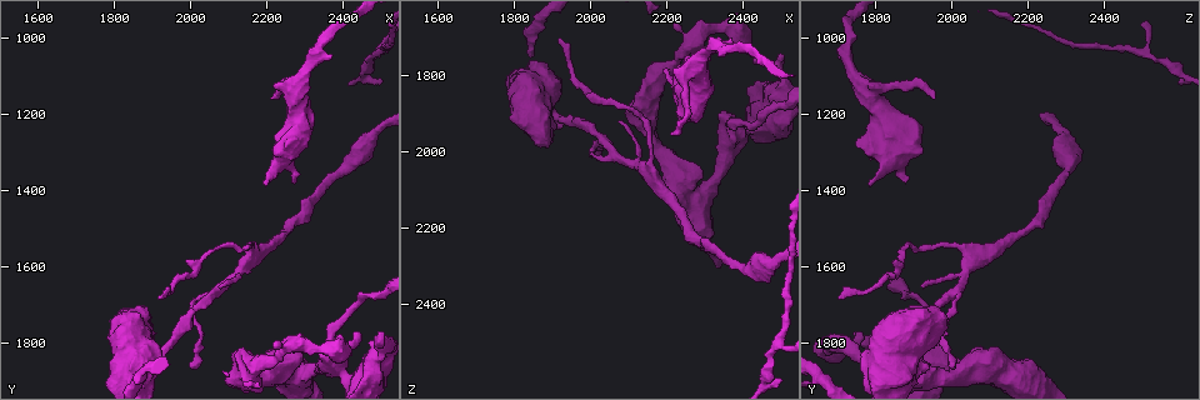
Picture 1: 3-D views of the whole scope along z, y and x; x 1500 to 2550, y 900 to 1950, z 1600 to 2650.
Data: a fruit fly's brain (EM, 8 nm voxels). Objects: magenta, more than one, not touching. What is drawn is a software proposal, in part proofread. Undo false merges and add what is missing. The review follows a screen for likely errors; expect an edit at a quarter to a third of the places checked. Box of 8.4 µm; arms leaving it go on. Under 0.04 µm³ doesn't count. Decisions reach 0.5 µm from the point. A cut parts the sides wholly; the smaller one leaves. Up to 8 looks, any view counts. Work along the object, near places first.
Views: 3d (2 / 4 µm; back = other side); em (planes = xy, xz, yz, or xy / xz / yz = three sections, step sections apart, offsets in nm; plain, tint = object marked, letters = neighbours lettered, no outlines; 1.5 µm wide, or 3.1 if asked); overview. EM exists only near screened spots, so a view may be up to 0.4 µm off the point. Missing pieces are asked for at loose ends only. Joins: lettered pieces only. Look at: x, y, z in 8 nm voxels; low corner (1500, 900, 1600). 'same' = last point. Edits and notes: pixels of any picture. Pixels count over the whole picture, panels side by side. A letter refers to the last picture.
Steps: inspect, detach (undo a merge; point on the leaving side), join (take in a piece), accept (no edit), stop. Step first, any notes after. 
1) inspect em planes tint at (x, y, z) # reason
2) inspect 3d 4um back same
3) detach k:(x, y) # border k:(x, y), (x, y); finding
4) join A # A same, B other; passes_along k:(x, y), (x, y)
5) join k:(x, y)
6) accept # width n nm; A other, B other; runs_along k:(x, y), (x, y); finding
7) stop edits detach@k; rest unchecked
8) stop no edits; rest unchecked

inspect 3d 4um back at (2310, 1875, 2105)

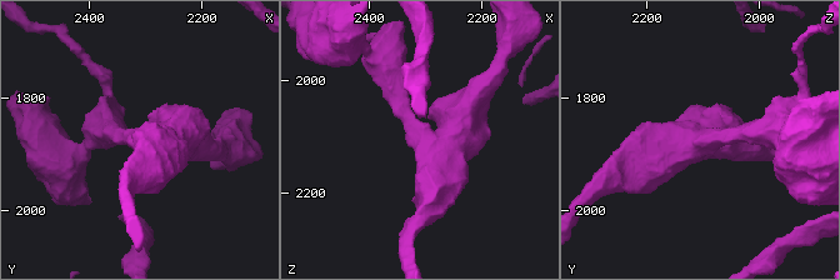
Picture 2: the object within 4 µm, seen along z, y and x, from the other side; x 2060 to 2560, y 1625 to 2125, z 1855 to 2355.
inspect em planes plain at (2310, 1880, 2100) # arms 3; arm_widths 240, 460, 550 nm; shape alone is not enough

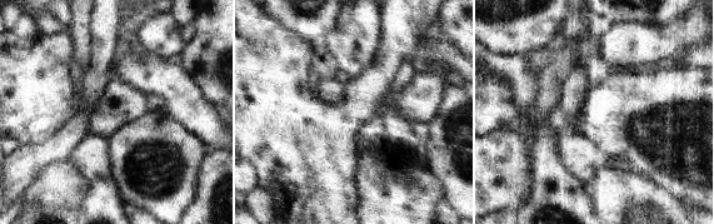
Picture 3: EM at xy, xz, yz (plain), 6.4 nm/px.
inspect em planes letters same # what lies round it

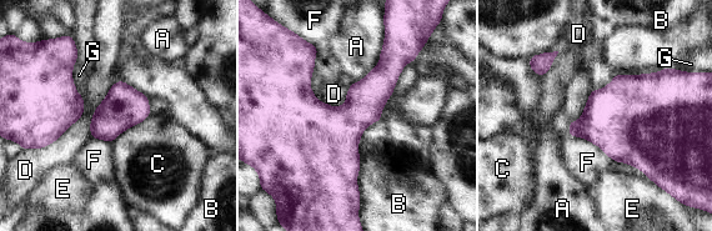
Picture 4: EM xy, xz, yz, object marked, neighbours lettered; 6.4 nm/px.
accept # longest_contact D 460 nm; A other, B other, C other, D other, E other, F other, G other; border 4:(150, 114), (125, 129), (111, 142); all the same neuron

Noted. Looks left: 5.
inspect em planes letters at (2450, 1765, 1765) # free end

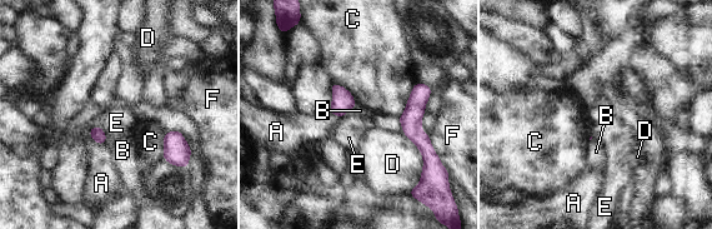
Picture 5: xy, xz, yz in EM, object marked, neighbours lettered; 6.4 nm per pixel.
accept # longest_contact C 260 nm; A other, B other, C other, D other, E other, F other; border 5:(90, 127), (103, 130), (105, 144); no lettered piece goes on from it

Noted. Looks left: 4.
inspect em planes tint at (2225, 1840, 1760) # a narrow waist

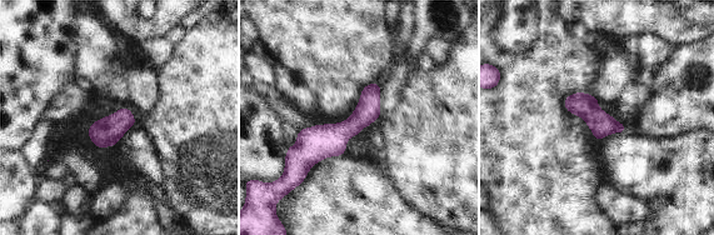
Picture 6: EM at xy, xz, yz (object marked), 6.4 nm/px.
inspect em planes letters same

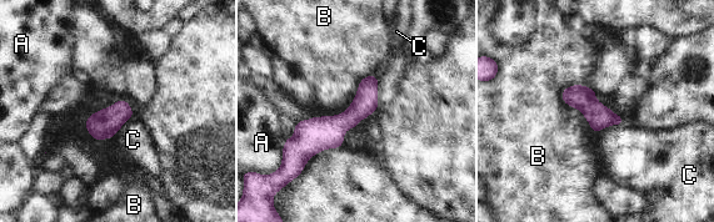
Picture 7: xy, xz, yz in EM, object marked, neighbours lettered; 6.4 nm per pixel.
accept # A other, B other, C other; border 7:(564, 87), (562, 99), (593, 132); all the same neuron

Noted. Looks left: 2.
stop no edits; rest unchecked

